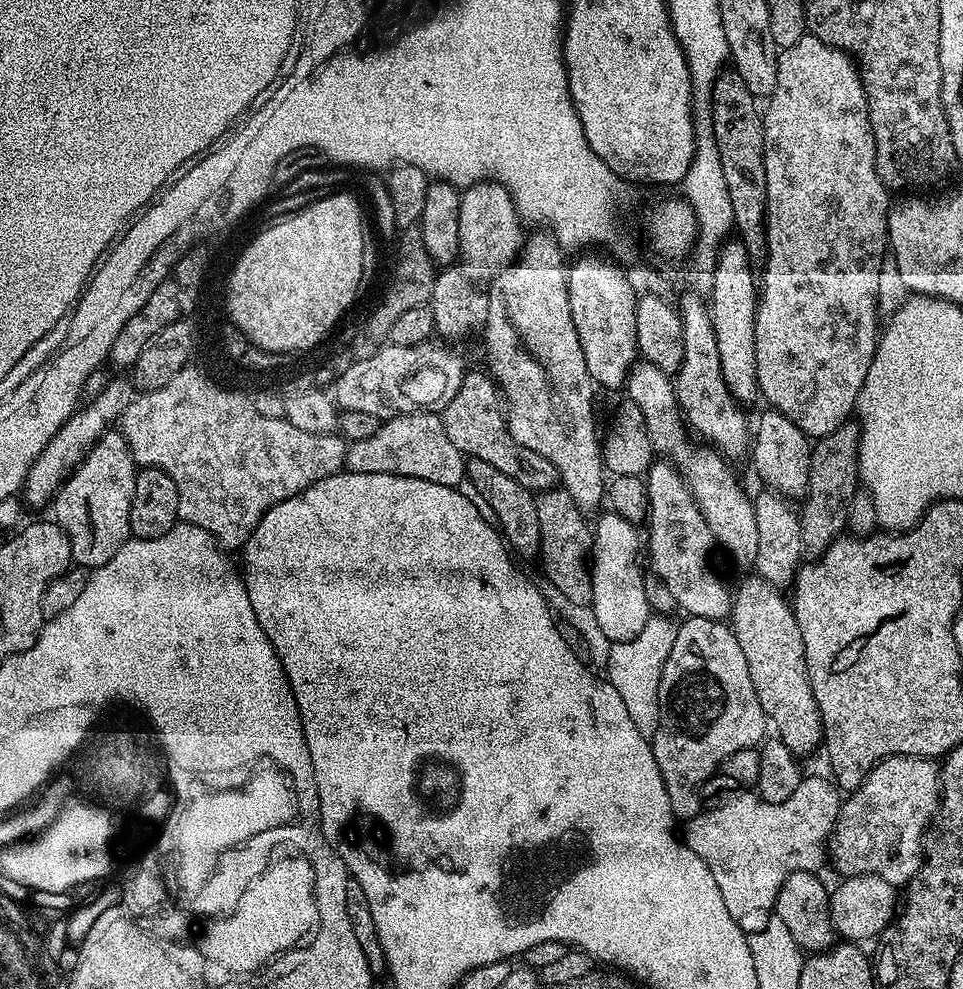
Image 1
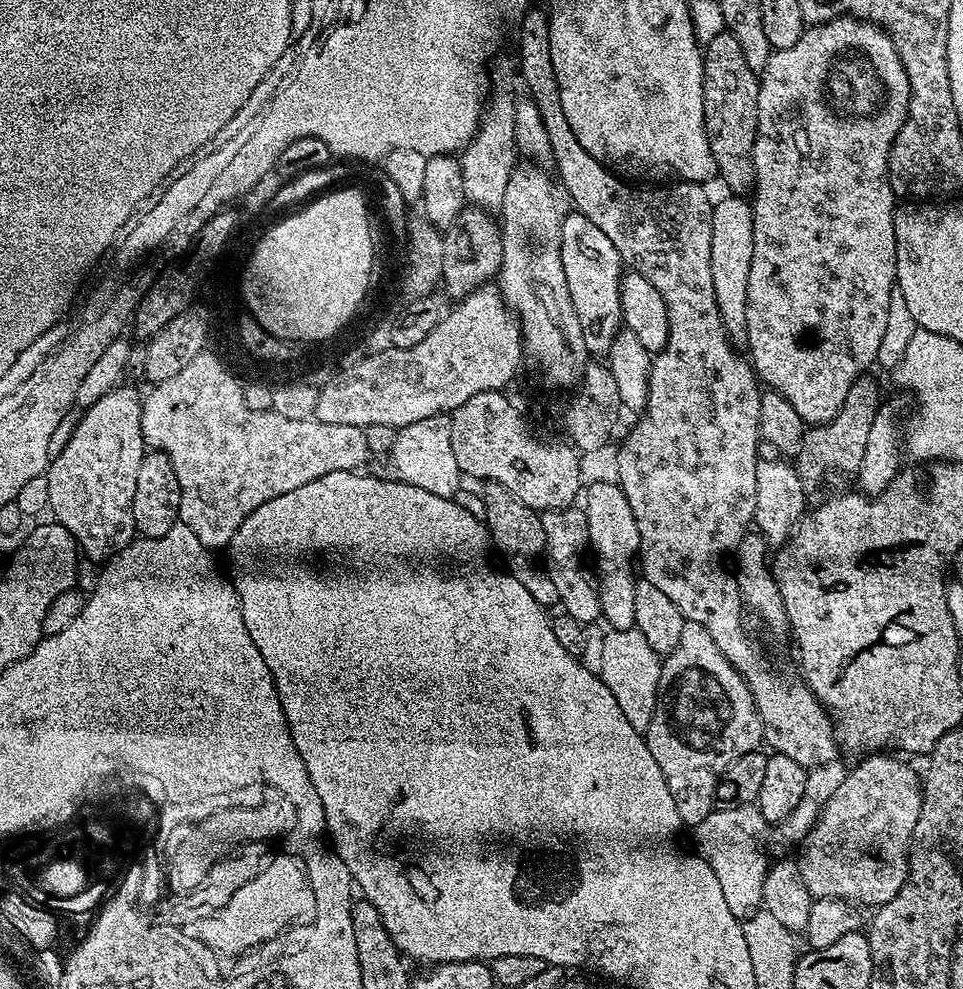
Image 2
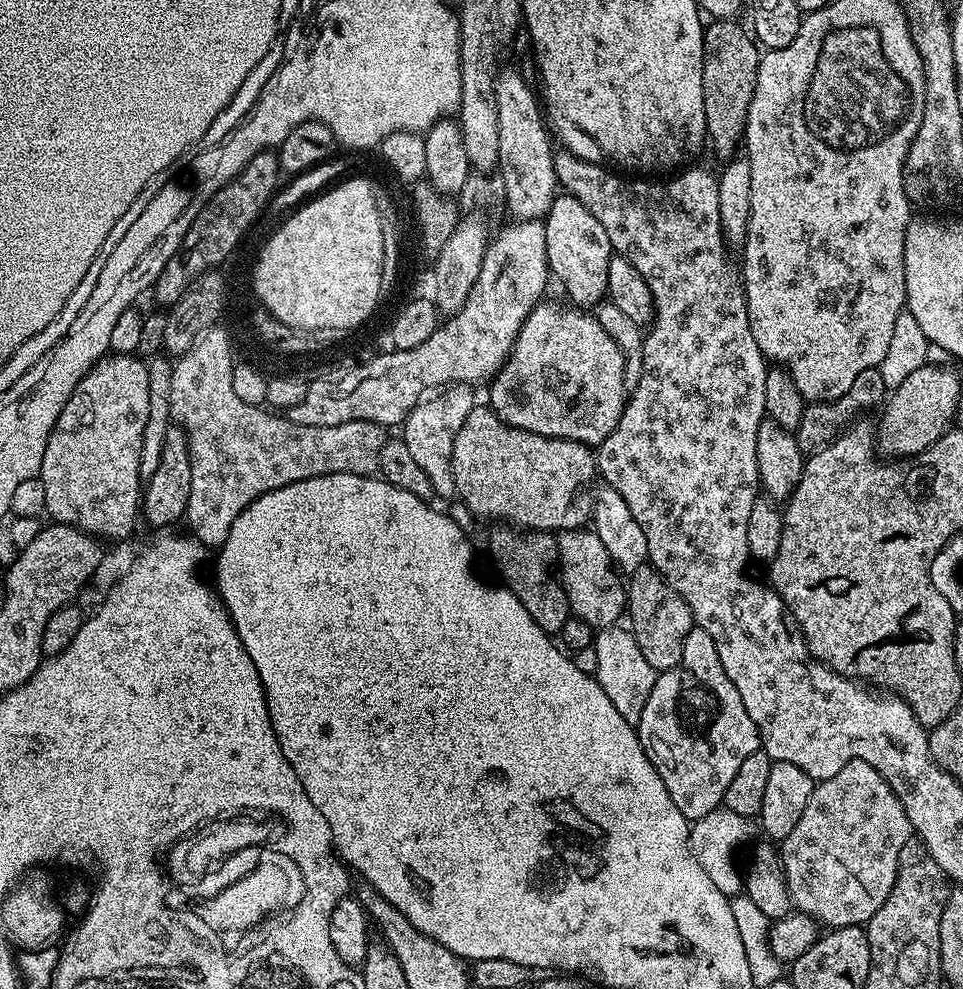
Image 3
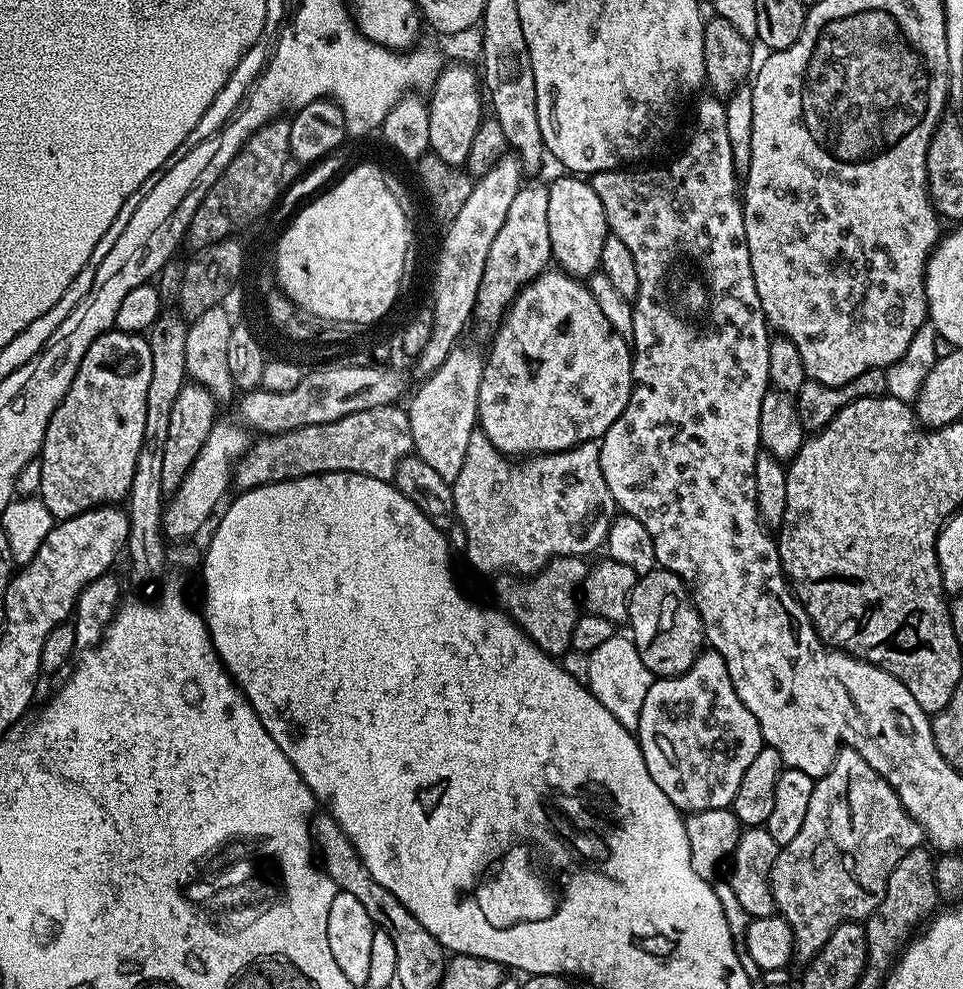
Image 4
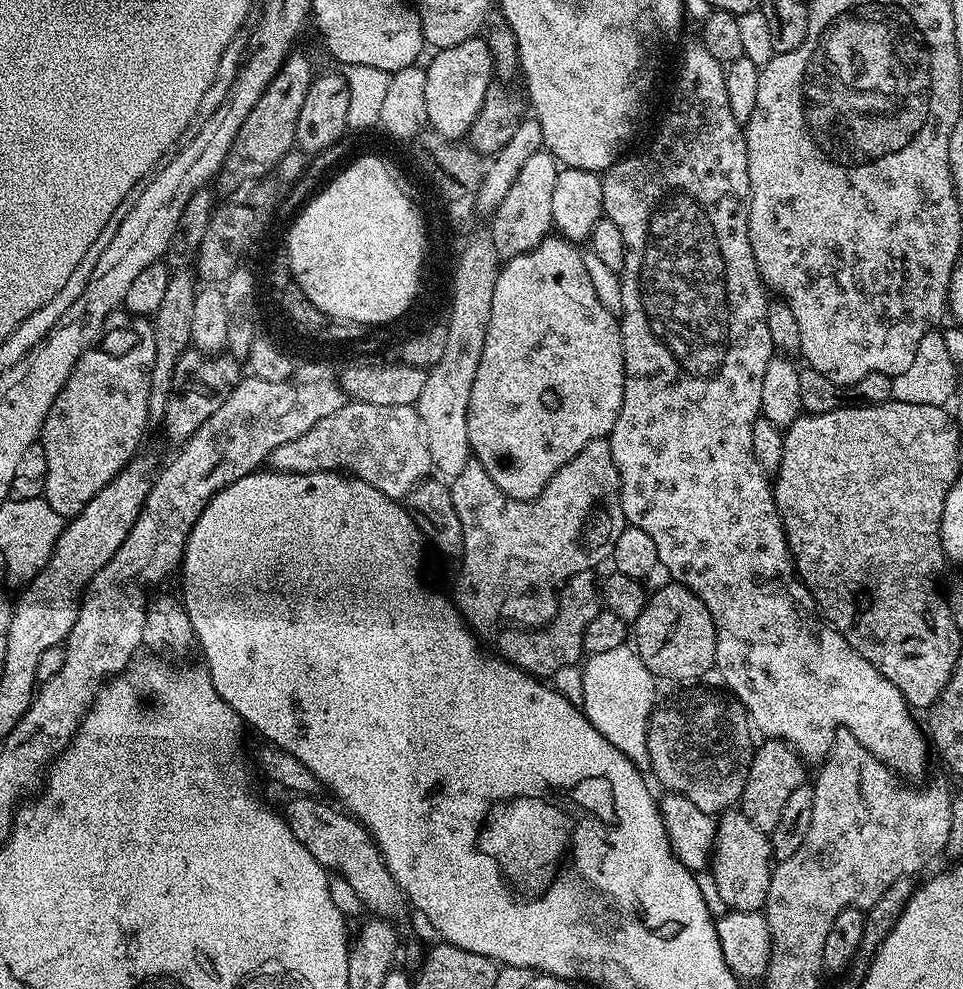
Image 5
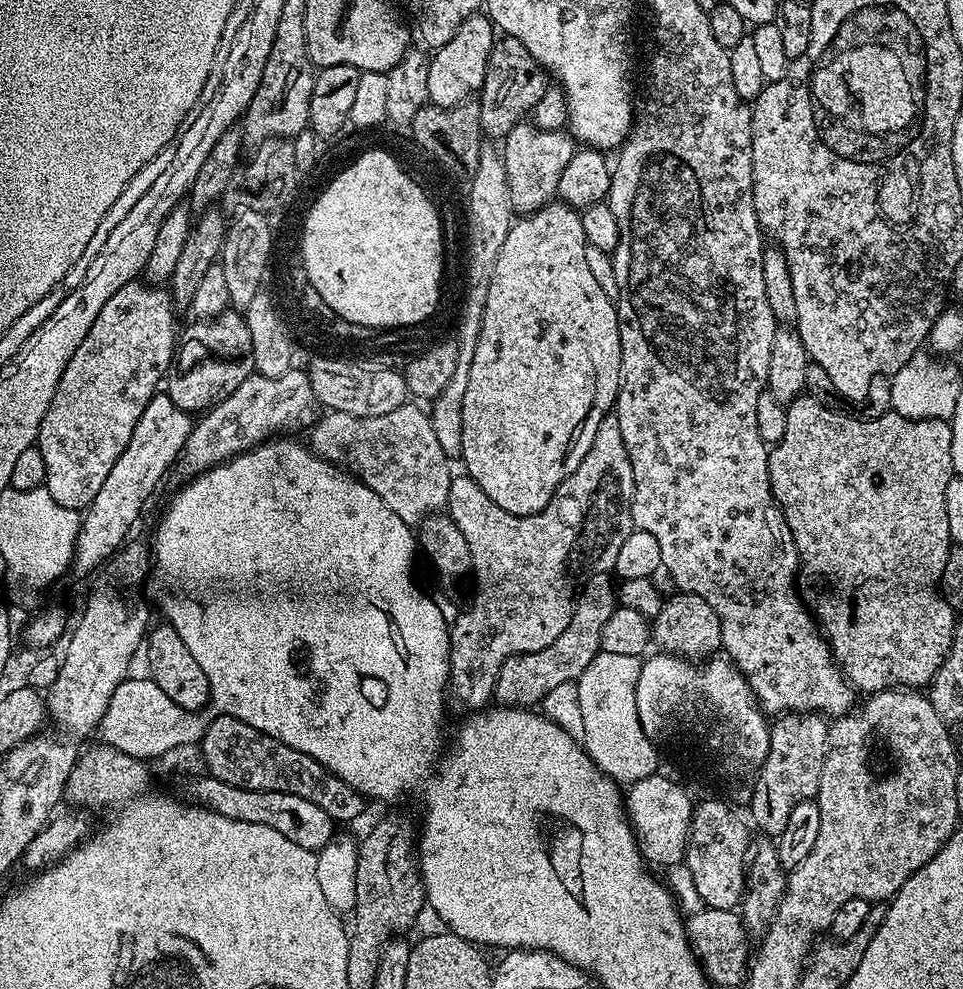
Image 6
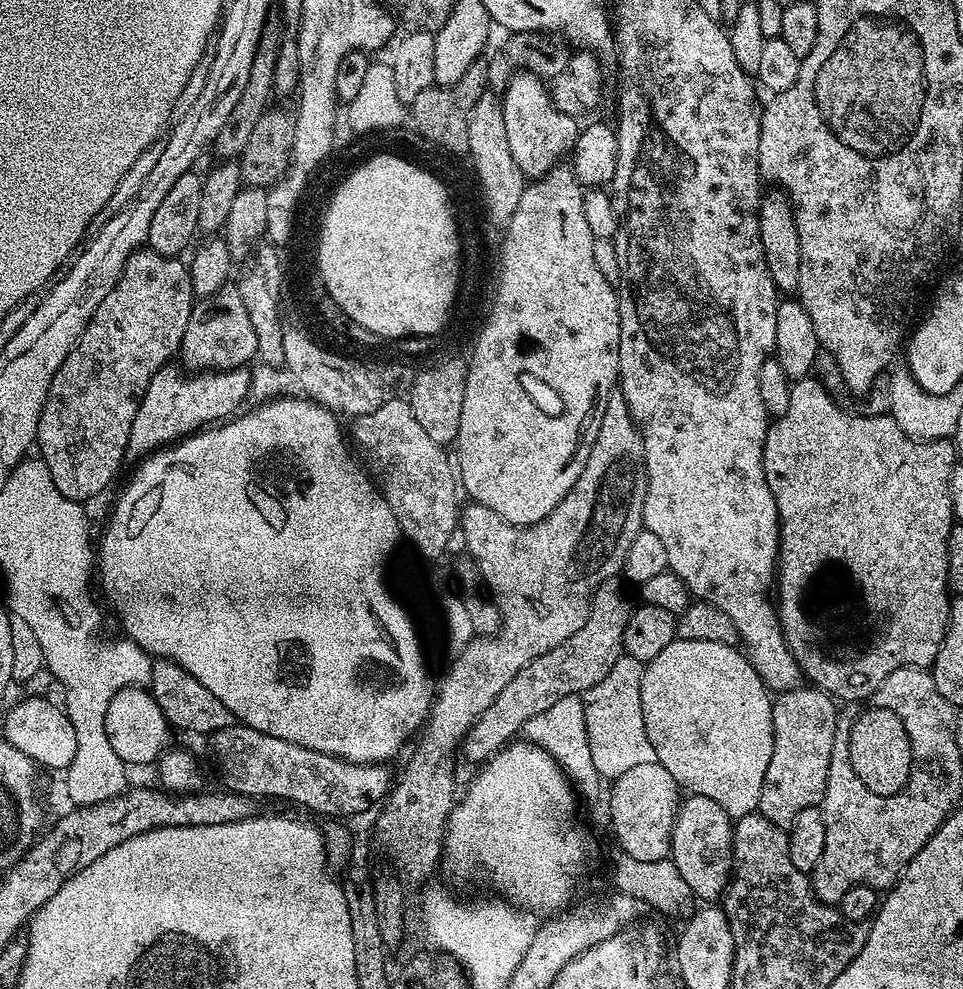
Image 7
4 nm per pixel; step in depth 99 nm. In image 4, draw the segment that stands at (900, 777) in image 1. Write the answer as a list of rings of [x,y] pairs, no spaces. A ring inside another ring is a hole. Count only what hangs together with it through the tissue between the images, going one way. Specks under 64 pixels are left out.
[[[847,746],[841,747],[836,753],[830,770],[826,775],[816,780],[814,794],[810,794],[810,806],[806,810],[806,818],[802,821],[802,830],[798,830],[798,835],[794,837],[794,842],[783,845],[777,851],[776,860],[772,864],[772,893],[774,894],[774,902],[776,903],[776,912],[783,916],[784,921],[792,928],[792,947],[795,959],[797,961],[800,959],[801,962],[811,960],[818,950],[822,950],[822,946],[826,946],[830,934],[839,924],[867,921],[870,913],[880,905],[882,898],[886,894],[886,886],[888,885],[888,879],[894,865],[907,852],[921,847],[925,843],[925,840],[926,837],[923,828],[921,828],[918,822],[914,822],[914,818],[910,818],[910,814],[902,806],[898,794],[886,782],[886,778],[882,778],[876,773],[874,766],[870,766],[870,762],[866,762],[862,758],[862,754],[858,754]]]

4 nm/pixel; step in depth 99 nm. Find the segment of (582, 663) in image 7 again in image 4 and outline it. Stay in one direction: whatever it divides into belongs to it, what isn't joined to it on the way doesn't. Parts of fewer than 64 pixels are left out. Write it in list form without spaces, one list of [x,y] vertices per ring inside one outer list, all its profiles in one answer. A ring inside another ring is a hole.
[[[553,556],[540,571],[527,578],[501,579],[504,581],[500,584],[499,603],[503,611],[550,657],[560,658],[572,647],[571,635],[582,613],[578,593],[589,567],[589,561],[579,556]]]

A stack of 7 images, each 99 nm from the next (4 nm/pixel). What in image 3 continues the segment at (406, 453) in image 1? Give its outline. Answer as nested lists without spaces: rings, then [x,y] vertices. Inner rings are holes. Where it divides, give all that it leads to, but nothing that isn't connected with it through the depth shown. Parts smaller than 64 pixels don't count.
[[[467,384],[445,387],[432,394],[437,394],[437,396],[429,395],[421,400],[402,425],[402,431],[404,431],[402,438],[406,442],[406,446],[410,446],[410,454],[414,454],[414,462],[418,462],[418,466],[422,466],[426,478],[430,478],[432,491],[437,497],[456,496],[456,483],[452,469],[454,438],[458,434],[458,430],[462,430],[462,422],[466,422],[466,414],[470,414],[470,410],[474,407],[472,392],[473,389]]]

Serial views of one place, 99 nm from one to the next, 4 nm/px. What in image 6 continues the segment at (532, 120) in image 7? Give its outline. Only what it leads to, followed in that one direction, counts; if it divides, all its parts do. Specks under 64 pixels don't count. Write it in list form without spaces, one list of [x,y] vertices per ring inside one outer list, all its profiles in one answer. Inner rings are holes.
[[[521,122],[510,130],[508,136],[503,137],[504,152],[502,159],[506,166],[506,176],[508,178],[508,189],[510,190],[510,202],[512,203],[513,213],[527,214],[537,212],[543,204],[551,204],[557,199],[558,178],[562,178],[562,170],[566,170],[566,162],[578,150],[578,144],[567,131],[550,131],[540,129],[532,122]]]

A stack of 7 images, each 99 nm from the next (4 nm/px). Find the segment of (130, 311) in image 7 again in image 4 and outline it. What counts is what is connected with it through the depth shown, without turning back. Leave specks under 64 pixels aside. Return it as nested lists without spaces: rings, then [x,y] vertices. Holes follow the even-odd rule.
[[[117,330],[103,332],[86,350],[66,398],[54,410],[46,438],[40,447],[40,492],[38,498],[57,520],[68,520],[92,508],[116,506],[127,497],[134,482],[134,462],[142,450],[142,433],[146,430],[146,390],[150,390],[150,346],[143,335]]]

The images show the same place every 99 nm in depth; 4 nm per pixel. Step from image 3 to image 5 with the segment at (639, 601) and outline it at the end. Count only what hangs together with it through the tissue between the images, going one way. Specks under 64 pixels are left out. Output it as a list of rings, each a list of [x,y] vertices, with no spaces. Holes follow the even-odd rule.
[[[667,582],[655,593],[649,595],[642,614],[634,622],[634,647],[644,665],[650,669],[657,681],[677,680],[684,684],[687,680],[700,680],[716,666],[716,631],[710,618],[710,610],[684,584]]]

